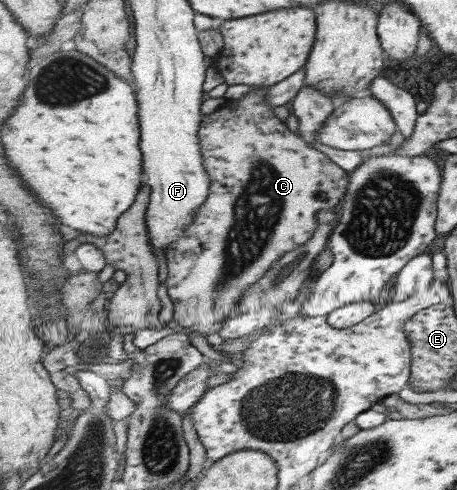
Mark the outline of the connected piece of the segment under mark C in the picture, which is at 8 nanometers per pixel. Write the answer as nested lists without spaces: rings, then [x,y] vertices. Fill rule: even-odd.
[[[260,85],[253,87],[253,89],[246,93],[240,99],[230,99],[212,114],[203,115],[200,123],[200,130],[198,130],[198,138],[200,138],[200,148],[205,155],[206,170],[210,175],[210,194],[208,201],[202,206],[200,213],[197,214],[193,220],[193,224],[188,226],[185,230],[185,236],[180,237],[169,248],[166,256],[168,264],[168,275],[166,278],[166,285],[168,288],[168,295],[170,296],[174,306],[174,322],[200,333],[202,336],[210,333],[219,333],[225,322],[240,313],[240,300],[244,297],[245,292],[258,281],[280,260],[286,253],[304,246],[317,232],[319,225],[318,214],[324,210],[339,209],[342,198],[349,189],[349,179],[351,173],[344,170],[338,163],[335,163],[328,155],[320,150],[316,150],[314,146],[310,146],[307,141],[298,132],[290,130],[290,127],[283,121],[277,112],[275,106],[267,101],[267,92],[269,87]],[[260,160],[272,160],[272,162],[286,162],[286,160],[296,160],[298,164],[266,164]]]

